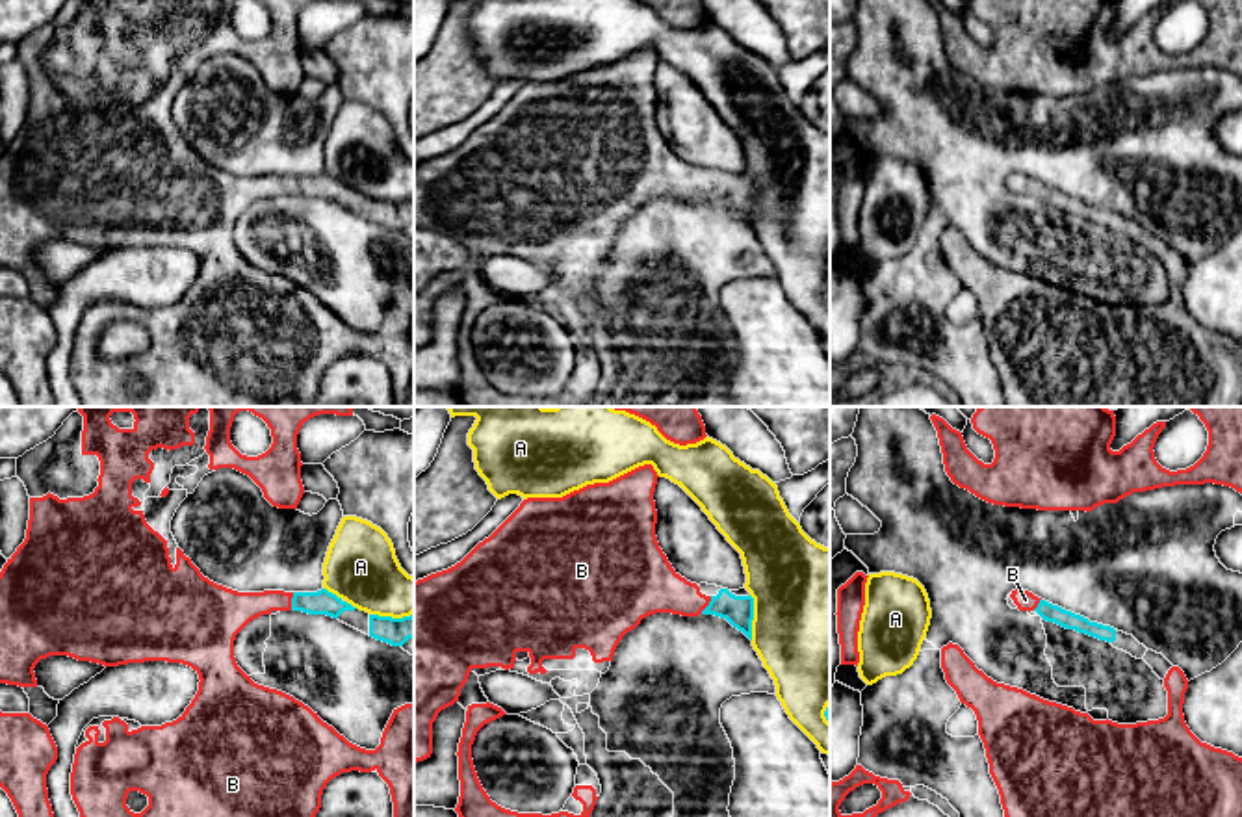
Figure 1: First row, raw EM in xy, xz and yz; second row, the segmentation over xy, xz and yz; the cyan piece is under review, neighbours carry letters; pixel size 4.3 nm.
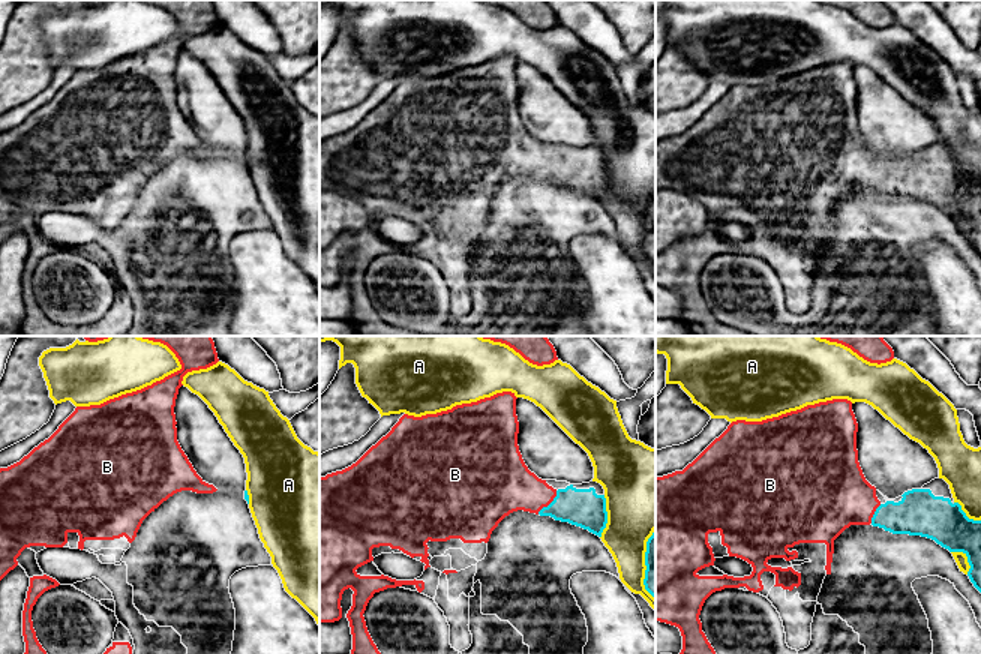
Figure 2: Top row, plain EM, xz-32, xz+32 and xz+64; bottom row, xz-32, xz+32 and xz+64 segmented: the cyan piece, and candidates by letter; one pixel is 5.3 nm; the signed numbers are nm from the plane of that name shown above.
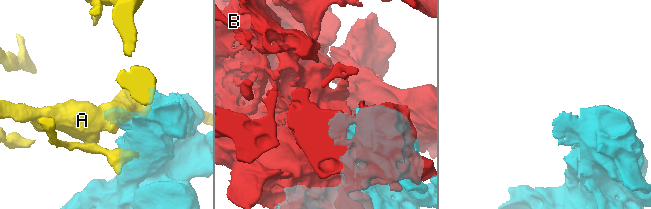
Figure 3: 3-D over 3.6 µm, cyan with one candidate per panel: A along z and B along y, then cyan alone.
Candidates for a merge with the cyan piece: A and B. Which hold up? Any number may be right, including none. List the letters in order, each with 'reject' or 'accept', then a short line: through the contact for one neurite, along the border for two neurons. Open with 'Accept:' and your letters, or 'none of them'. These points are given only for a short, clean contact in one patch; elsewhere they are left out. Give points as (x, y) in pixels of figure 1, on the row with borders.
Accept: B
A: reject
B: accept | xy (322, 602), (292, 602), (260, 602), (236, 609)

